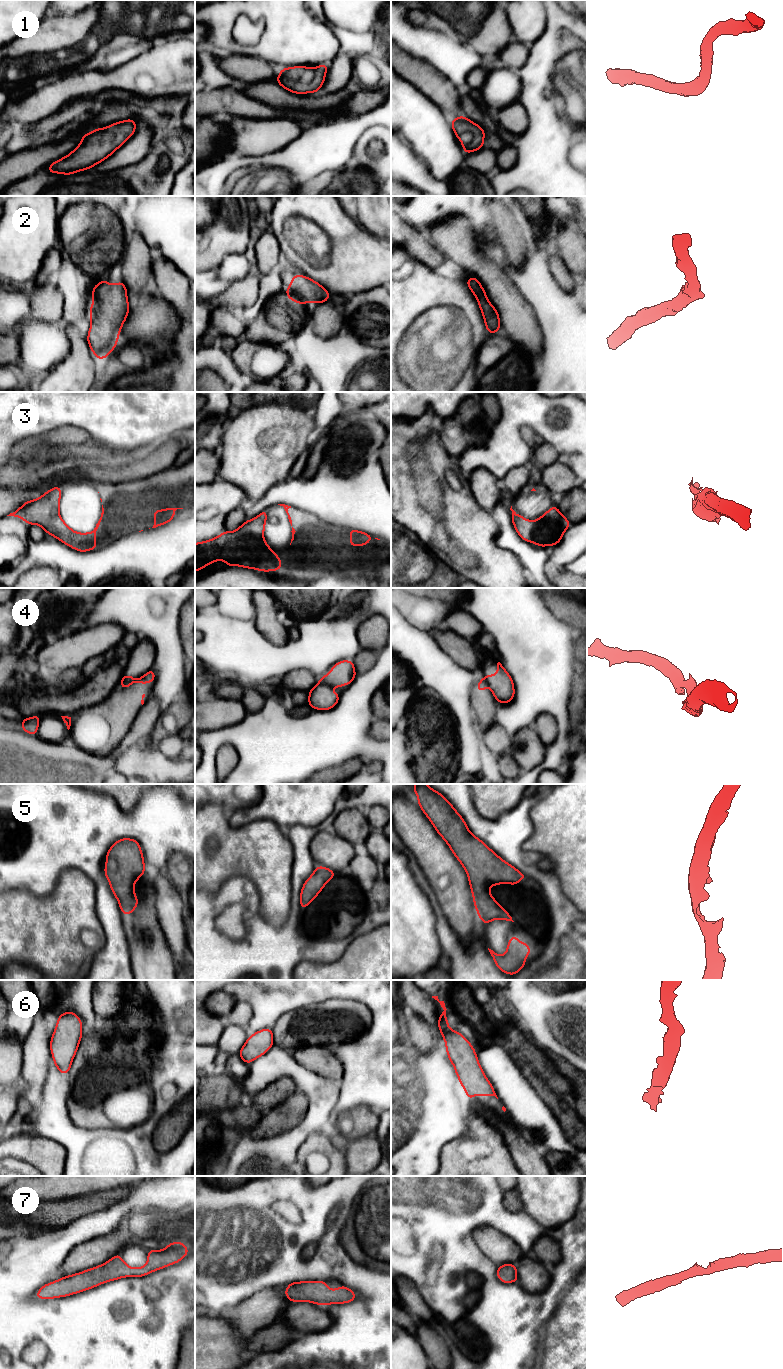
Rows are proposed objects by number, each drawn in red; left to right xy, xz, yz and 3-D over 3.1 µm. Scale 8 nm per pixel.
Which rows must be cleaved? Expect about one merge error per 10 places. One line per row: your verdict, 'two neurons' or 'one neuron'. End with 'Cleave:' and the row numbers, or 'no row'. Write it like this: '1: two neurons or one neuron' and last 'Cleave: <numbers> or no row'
1: one neuron
2: one neuron
3: one neuron
4: two neurons
5: one neuron
6: one neuron
7: one neuron
Cleave: 4

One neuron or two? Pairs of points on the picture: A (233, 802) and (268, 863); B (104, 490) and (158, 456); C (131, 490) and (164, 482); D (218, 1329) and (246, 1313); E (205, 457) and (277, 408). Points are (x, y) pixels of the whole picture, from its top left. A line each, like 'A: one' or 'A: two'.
A: two
B: two
C: one
D: two
E: two

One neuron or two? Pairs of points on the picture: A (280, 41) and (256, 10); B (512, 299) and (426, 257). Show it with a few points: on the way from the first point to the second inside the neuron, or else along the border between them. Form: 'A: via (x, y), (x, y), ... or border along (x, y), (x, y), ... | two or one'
A: via (280, 32), (280, 29), (265, 14) | one
B: border along (433, 244), (444, 257) | two

